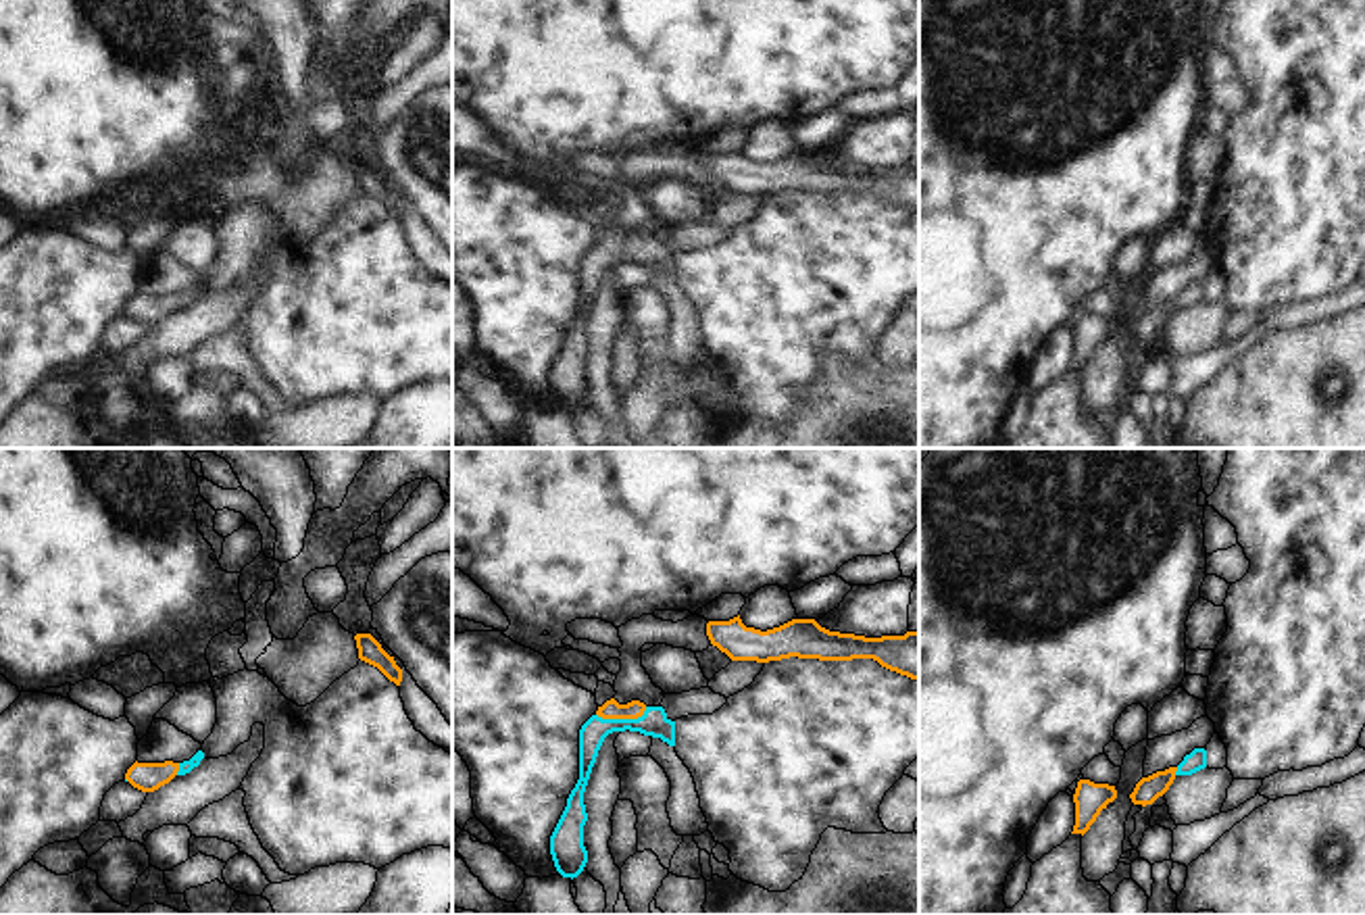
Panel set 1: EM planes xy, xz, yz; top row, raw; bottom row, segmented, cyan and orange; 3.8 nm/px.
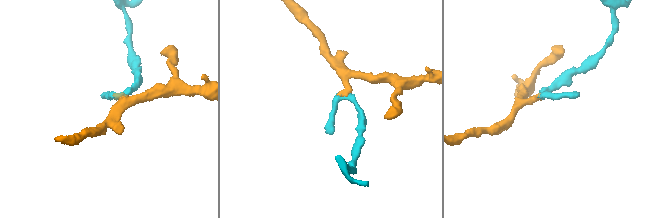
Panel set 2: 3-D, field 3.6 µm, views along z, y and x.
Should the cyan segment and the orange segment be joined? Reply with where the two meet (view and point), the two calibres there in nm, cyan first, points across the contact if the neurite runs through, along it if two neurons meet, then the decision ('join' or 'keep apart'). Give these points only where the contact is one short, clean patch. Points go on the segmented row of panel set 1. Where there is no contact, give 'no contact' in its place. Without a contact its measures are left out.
meets cyan in xz at (622, 720); 100 nm thick on the cyan side, 80 nm on the other; runs through xz (653, 722), (622, 720), (611, 709); join

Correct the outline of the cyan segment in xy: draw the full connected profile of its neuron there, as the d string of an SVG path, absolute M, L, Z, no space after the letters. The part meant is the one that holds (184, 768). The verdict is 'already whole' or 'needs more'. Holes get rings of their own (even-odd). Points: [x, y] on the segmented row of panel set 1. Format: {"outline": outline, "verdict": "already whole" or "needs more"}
{"outline": "M198 750L190 761L183 761L183 763L173 763L173 761L138 763L135 761L127 769L125 780L142 792L154 792L160 786L169 784L175 775L190 773L194 767L200 765L202 759L204 759L204 752Z", "verdict": "needs more"}

